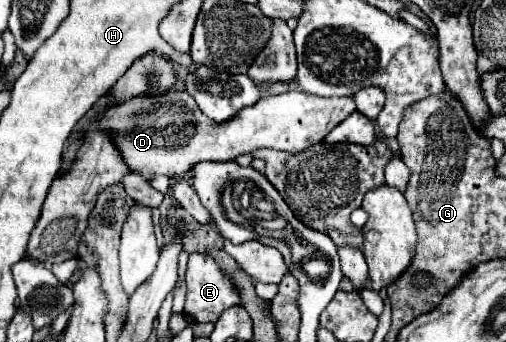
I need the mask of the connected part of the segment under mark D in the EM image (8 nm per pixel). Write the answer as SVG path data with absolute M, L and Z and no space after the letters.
M170 91L162 97L136 97L132 101L126 101L110 109L100 125L106 131L112 131L112 137L116 139L116 145L124 161L128 163L128 167L150 181L154 175L182 177L190 171L194 163L232 161L238 155L252 153L254 149L260 149L260 147L270 147L270 149L286 151L286 153L300 153L308 149L310 145L324 141L324 137L354 111L356 111L356 105L352 97L316 97L316 95L306 95L300 91L290 91L282 95L262 97L256 105L246 107L242 113L234 115L230 121L214 123L212 119L204 117L204 113L200 113L196 101L192 101L192 95L188 91Z

